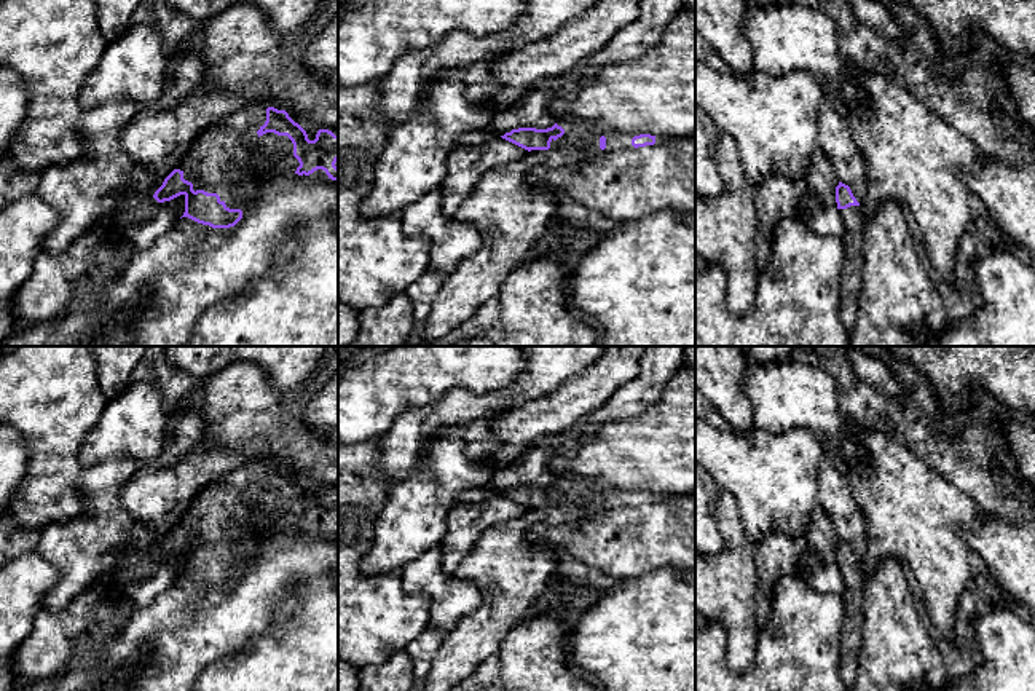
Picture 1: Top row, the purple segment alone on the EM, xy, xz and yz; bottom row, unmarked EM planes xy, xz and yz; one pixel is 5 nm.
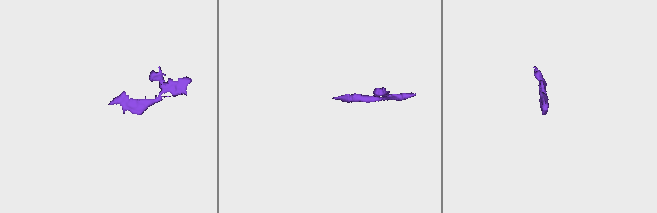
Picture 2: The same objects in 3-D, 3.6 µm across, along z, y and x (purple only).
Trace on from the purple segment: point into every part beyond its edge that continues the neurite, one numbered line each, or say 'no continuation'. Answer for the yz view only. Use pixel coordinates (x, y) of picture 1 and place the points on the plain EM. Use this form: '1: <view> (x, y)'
1: yz (853, 578)

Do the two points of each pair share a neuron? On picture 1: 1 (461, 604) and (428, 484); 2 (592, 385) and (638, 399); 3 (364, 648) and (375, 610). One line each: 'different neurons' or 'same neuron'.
1: same neuron
2: different neurons
3: same neuron

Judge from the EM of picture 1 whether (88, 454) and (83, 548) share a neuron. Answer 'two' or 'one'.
one

